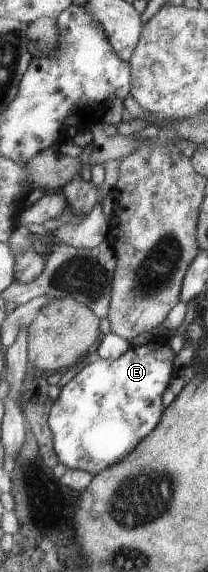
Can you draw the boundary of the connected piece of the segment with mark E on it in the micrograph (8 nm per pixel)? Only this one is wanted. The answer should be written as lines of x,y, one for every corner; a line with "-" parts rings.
153,338
144,345
132,345
118,359
97,358
86,365
76,377
72,377
62,387
49,414
48,426
53,434
54,450
59,462
67,469
88,471
94,476
122,462
158,426
165,414
162,393
172,379
172,361
174,349
170,347
168,339

